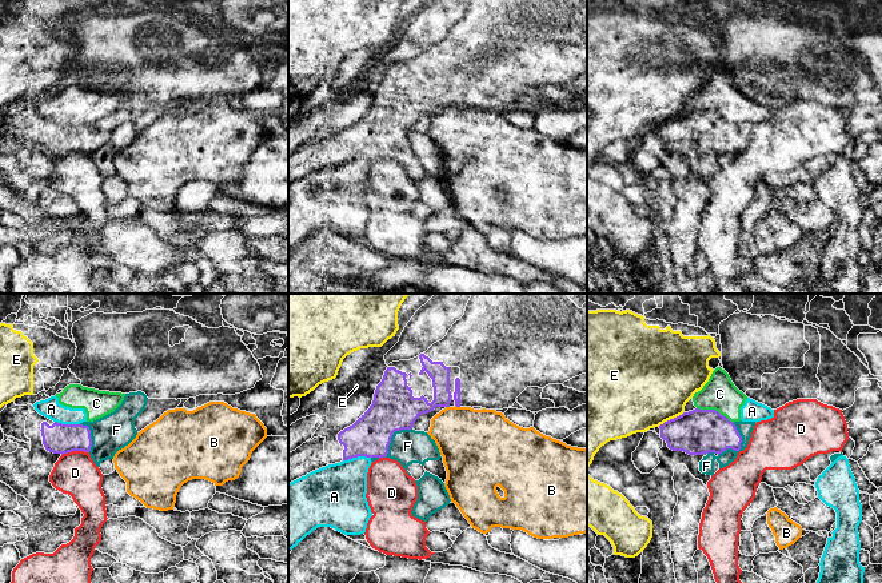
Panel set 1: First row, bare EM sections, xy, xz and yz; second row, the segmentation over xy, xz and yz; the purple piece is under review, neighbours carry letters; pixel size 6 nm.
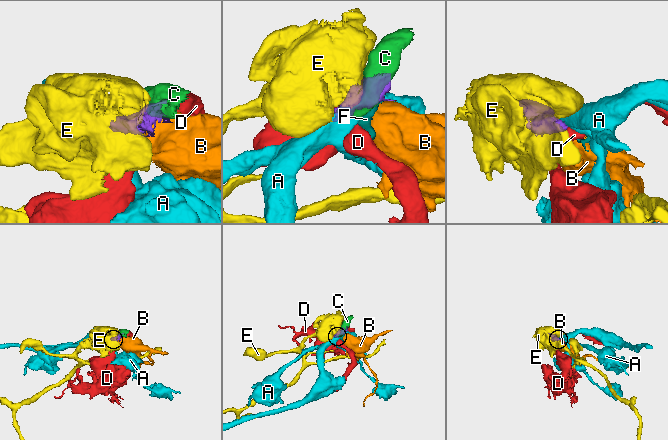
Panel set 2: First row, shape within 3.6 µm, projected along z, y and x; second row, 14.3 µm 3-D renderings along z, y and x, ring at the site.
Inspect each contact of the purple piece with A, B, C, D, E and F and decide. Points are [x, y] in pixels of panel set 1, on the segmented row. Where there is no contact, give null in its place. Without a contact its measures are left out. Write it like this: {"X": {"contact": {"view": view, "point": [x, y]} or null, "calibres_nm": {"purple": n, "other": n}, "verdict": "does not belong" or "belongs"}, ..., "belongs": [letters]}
{"A": {"contact": {"view": "xz", "point": [356, 456]}, "calibres_nm": {"purple": 240, "other": 360}, "verdict": "does not belong"}, "B": {"contact": {"view": "xz", "point": [458, 406]}, "calibres_nm": {"purple": 50, "other": 420}, "verdict": "does not belong"}, "C": {"contact": {"view": "yz", "point": [714, 410]}, "calibres_nm": {"purple": 280, "other": 200}, "verdict": "does not belong"}, "D": {"contact": {"view": "xy", "point": [75, 450]}, "calibres_nm": {"purple": 180, "other": 260}, "verdict": "does not belong"}, "E": {"contact": {"view": "yz", "point": [670, 419]}, "calibres_nm": {"purple": 280, "other": 500}, "verdict": "does not belong"}, "F": {"contact": {"view": "yz", "point": [739, 447]}, "calibres_nm": {"purple": 260, "other": 100}, "verdict": "belongs"}, "belongs": ["F"]}

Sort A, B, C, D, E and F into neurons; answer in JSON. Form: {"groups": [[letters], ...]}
{"groups": [["A", "C"], ["B"], ["D"], ["E"], ["F"]]}

